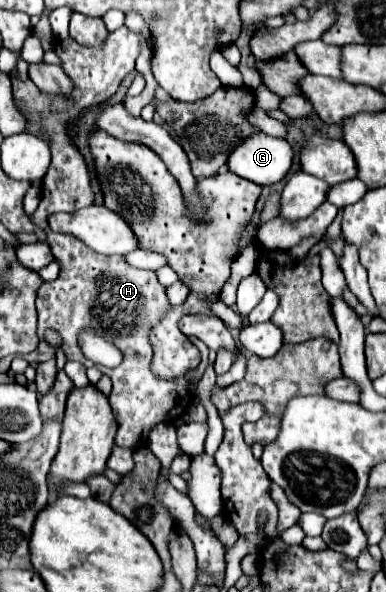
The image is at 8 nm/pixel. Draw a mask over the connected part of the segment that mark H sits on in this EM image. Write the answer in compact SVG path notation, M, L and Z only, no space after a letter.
M46 231L46 233L48 233L48 243L52 245L52 253L54 253L56 261L60 263L60 275L54 281L46 281L38 289L36 309L38 309L40 345L38 345L36 351L26 355L26 361L40 363L40 361L48 361L56 355L56 349L44 339L44 333L48 329L54 329L60 337L64 337L66 357L70 361L80 361L84 367L92 367L94 363L86 361L86 357L82 355L82 351L78 347L78 331L82 327L90 327L98 335L112 341L118 349L122 349L124 361L116 369L106 369L106 367L100 367L100 369L102 369L102 373L106 373L112 379L112 393L110 393L108 399L110 399L112 411L114 411L114 415L120 423L118 433L116 433L116 445L126 447L126 449L138 449L146 443L146 439L148 439L148 435L150 435L150 431L156 423L180 417L184 413L184 409L188 407L188 401L190 401L186 375L180 375L174 381L174 379L162 379L156 373L152 373L152 347L148 343L148 329L150 329L152 323L158 321L160 313L170 307L166 293L164 293L164 285L158 283L154 271L134 269L134 267L126 265L126 261L120 255L100 255L100 253L92 251L88 245L80 243L78 239L72 239L72 235L52 235L52 231Z

